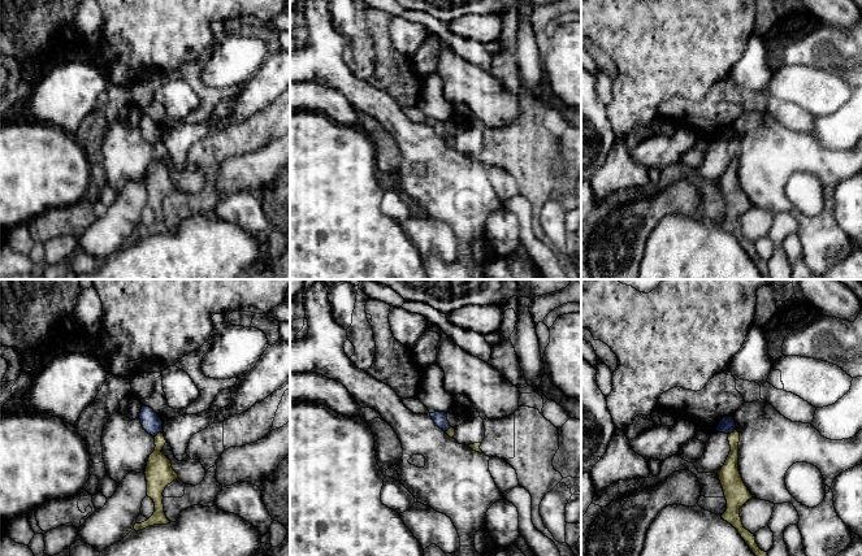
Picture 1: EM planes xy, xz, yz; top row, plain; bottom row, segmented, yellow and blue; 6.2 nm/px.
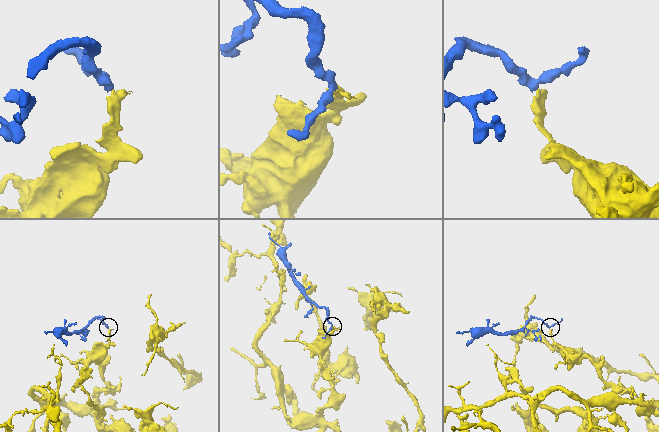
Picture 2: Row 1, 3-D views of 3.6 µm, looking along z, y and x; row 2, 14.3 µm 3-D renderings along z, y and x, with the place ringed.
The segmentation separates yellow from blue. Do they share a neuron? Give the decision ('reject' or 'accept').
reject

